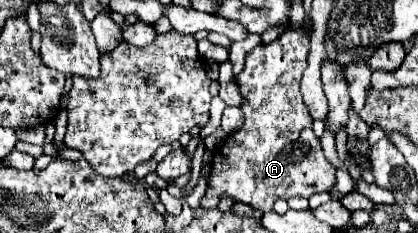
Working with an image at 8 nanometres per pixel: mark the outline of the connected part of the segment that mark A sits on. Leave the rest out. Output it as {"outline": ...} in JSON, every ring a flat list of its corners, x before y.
{"outline":[[285,30,275,42,271,44,259,44,251,52,247,52,245,68,237,78,239,90,245,98,245,104,241,106,245,124,241,130,233,132,225,148,219,150,213,164,211,164,211,176,209,176,209,188,205,196,201,198,201,208,217,208,219,200,223,196,231,196,233,200,247,202,255,206,261,212,271,212,277,198,289,200,293,196,309,198,319,192,329,192,335,184,335,168,327,162,321,150,319,138,315,138,311,128,311,114,303,102,299,84,303,70,307,68,307,56,309,56,309,34,307,30]]}

